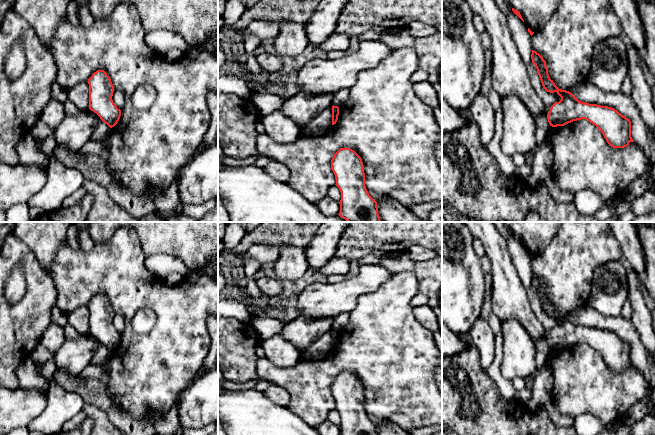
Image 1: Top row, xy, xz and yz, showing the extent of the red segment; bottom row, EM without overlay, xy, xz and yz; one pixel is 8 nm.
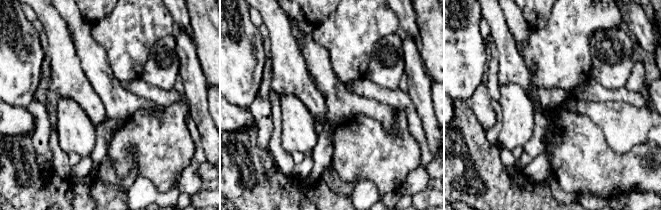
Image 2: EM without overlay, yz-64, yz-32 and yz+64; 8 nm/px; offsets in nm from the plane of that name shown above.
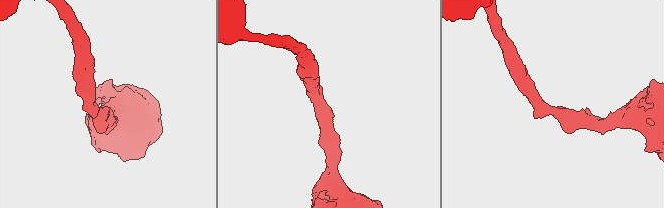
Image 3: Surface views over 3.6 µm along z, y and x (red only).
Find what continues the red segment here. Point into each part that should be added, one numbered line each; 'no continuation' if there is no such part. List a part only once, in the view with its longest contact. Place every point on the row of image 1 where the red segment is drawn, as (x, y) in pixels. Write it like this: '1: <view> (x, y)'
no continuation

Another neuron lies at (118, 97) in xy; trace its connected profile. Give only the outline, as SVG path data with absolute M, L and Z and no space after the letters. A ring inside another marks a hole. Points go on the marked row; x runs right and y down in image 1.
M114 90L112 100L118 109L122 110L125 105L125 96L122 92Z

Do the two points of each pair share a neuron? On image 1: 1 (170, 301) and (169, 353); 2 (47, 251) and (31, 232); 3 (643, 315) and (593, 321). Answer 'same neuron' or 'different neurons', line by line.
1: same neuron
2: same neuron
3: different neurons

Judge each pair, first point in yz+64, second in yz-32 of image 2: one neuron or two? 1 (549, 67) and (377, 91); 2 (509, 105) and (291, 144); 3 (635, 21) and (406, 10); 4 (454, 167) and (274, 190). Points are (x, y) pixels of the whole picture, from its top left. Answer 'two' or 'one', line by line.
1: two
2: one
3: one
4: one

